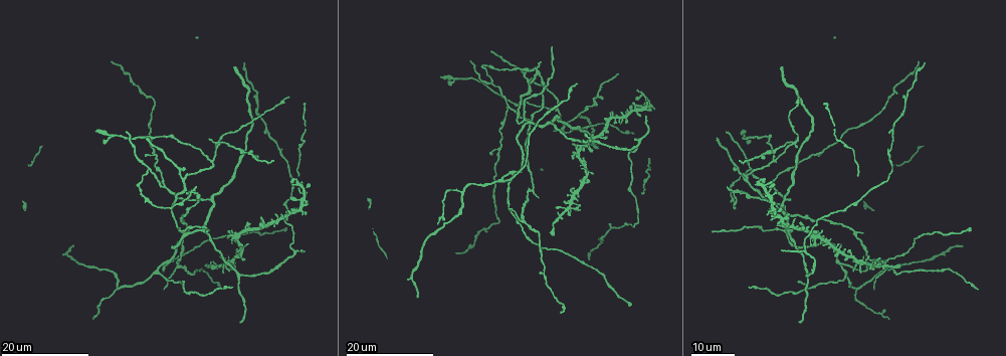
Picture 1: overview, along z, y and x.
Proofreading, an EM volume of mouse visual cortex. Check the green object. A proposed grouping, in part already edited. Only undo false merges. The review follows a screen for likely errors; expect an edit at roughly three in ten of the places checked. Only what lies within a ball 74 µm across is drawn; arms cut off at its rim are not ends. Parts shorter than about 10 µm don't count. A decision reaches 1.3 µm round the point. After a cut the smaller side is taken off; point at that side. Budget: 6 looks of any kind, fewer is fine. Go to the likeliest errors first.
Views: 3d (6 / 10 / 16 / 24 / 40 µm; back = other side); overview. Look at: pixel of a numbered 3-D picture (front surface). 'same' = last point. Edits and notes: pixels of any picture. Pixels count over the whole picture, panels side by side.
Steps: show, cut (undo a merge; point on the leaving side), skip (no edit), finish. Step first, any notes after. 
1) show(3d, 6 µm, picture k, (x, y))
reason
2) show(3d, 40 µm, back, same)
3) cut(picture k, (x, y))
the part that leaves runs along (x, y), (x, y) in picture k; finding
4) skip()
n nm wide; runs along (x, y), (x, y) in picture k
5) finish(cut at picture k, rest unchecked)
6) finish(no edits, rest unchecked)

show(3d, 16 µm, picture 1, (185, 178))
looks like a crossing

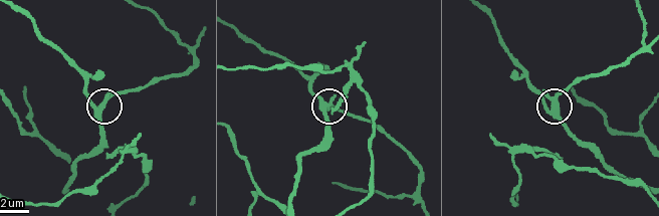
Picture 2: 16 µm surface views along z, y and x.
show(3d, 6 µm, picture 2, (549, 108))
closer look

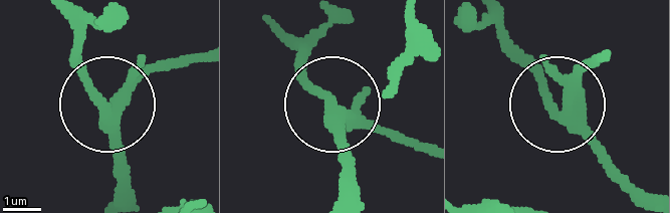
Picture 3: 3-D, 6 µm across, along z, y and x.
skip()
4 arms; runs along (644, 199), (503, 32) in picture 3; one cell here

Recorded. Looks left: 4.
show(3d, 16 µm, picture 1, (220, 144))
three arms meet

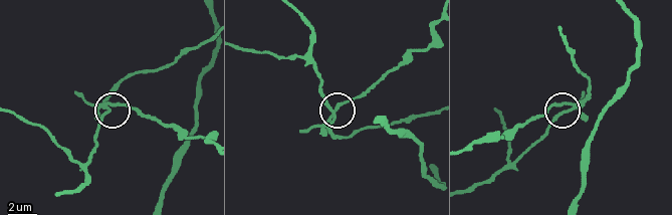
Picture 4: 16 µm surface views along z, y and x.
show(3d, 10 µm, picture 4, (108, 104))
closer look

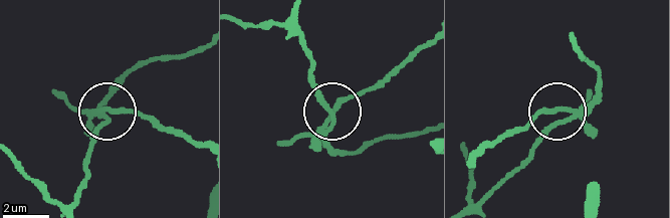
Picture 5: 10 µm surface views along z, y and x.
show(3d, 10 µm, back, picture 5, (110, 109))

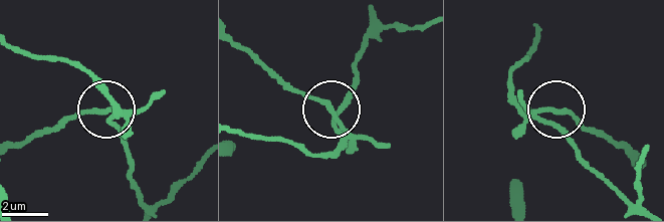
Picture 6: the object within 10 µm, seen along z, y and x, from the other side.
cut(picture 6, (151, 98))
the part that leaves runs along (121, 115), (88, 108), (13, 144) in picture 6; two cells meet here

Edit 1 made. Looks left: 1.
finish(cut at picture 6, rest unchecked)

